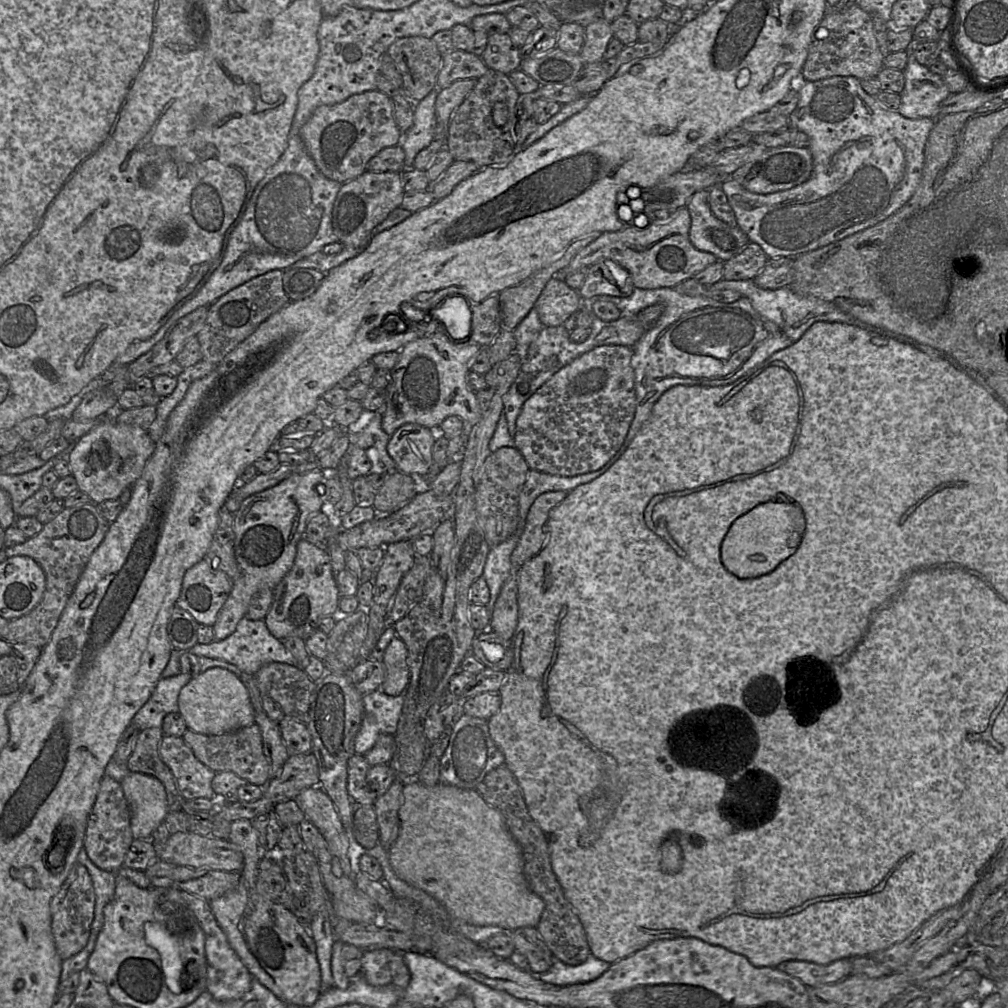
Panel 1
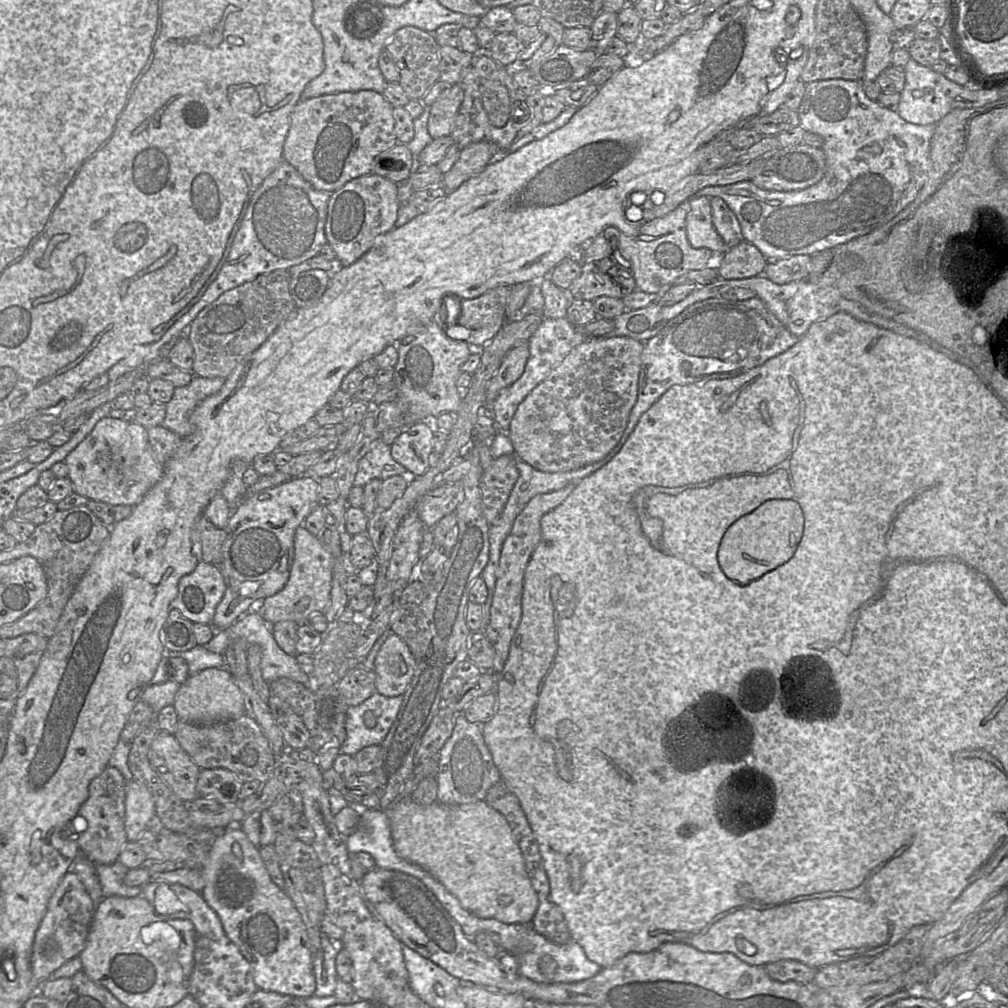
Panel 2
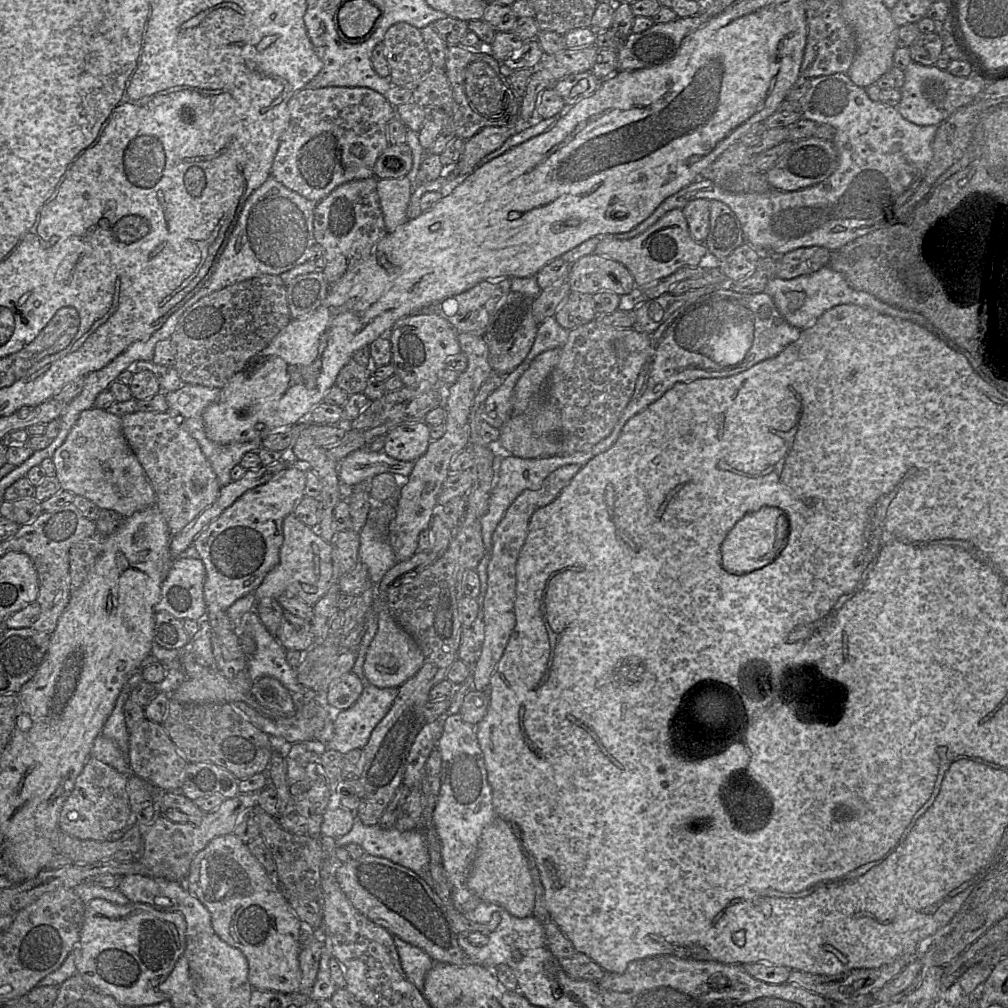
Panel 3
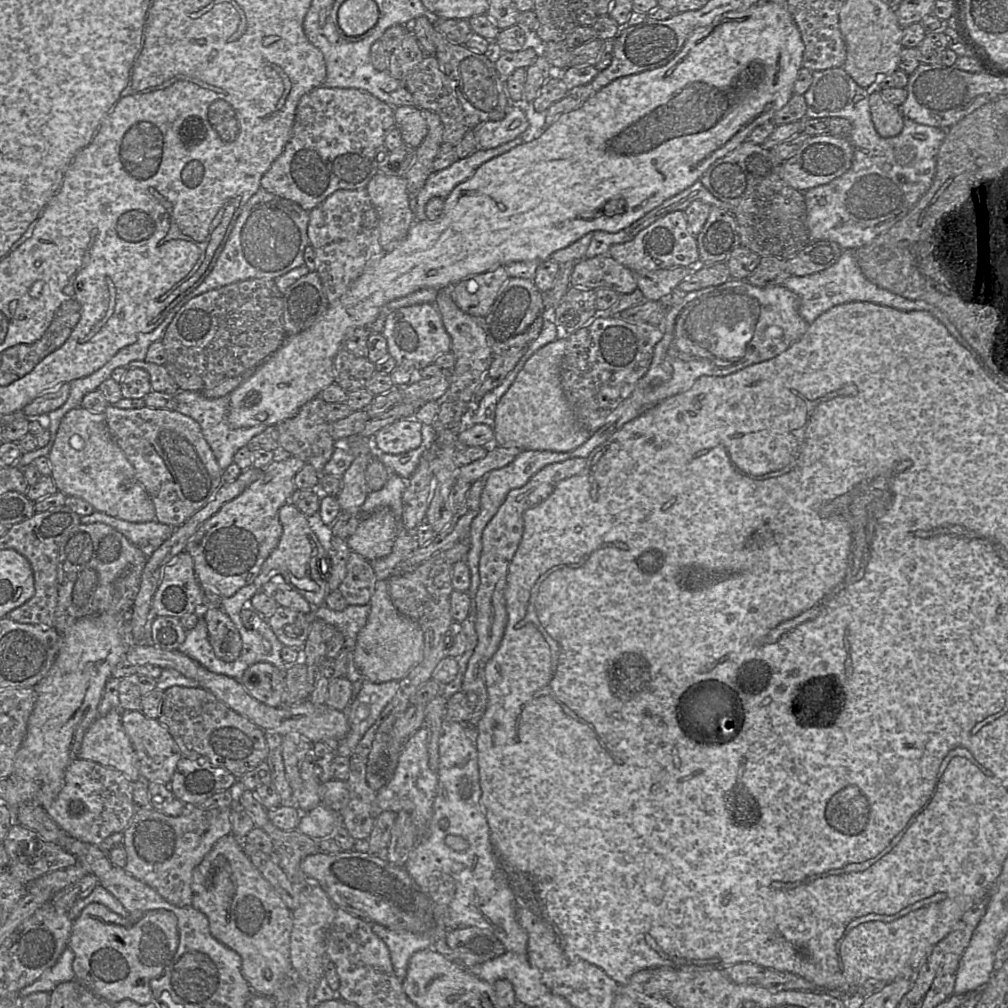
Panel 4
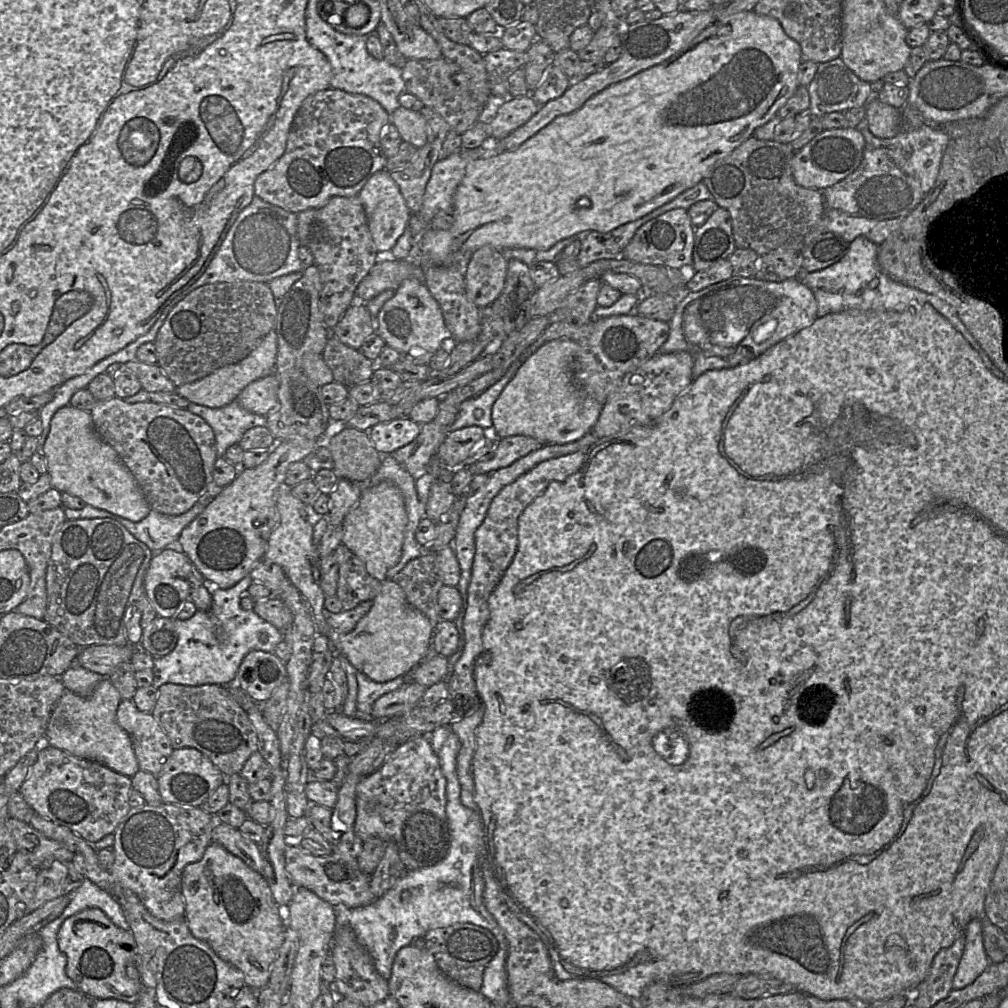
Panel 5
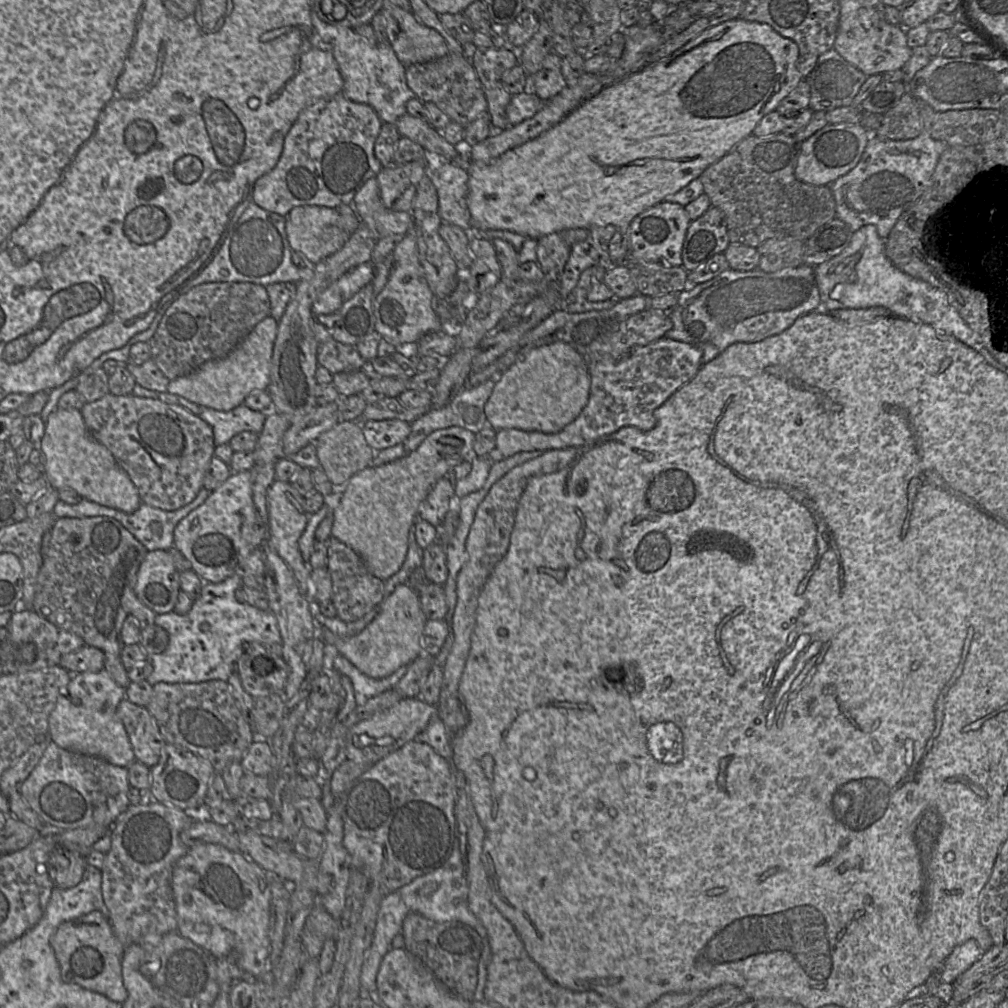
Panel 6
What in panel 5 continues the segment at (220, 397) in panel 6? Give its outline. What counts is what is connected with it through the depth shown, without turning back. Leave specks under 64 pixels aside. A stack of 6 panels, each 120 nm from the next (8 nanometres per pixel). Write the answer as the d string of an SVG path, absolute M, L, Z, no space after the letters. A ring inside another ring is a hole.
M271 330L245 359L238 363L219 368L208 376L195 382L176 388L176 393L195 403L210 408L221 408L235 401L243 389L251 382L275 373L278 352L278 337L276 330Z

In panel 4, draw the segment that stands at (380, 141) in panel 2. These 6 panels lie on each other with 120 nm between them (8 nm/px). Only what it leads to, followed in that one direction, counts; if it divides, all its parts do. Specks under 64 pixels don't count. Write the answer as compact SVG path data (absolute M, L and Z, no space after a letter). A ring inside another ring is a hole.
M314 88L300 98L290 137L283 152L261 178L260 186L307 211L314 209L337 190L365 188L378 173L381 154L390 152L385 146L385 136L394 126L394 107L369 92L355 88Z

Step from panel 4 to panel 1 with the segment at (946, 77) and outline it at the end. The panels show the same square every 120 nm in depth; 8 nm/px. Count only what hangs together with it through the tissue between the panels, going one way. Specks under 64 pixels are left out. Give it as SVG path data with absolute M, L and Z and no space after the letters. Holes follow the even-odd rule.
M913 45L904 51L907 65L903 70L904 88L899 94L900 105L896 112L907 119L939 117L939 105L951 93L942 76L929 71L913 56Z

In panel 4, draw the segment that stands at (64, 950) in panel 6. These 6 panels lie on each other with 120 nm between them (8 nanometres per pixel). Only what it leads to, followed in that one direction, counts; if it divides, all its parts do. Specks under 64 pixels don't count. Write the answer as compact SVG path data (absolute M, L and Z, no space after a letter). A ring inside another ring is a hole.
M100 903L84 907L73 921L68 947L74 953L72 969L75 979L112 1004L124 999L133 1000L141 1005L153 1001L150 981L159 977L179 945L177 917L170 911L159 909L122 917Z

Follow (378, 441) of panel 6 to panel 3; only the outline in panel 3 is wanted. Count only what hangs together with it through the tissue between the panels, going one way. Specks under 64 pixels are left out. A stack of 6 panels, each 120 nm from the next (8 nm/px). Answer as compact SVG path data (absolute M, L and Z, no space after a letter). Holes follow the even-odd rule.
M424 420L398 425L385 435L383 451L394 459L415 462L427 451L430 428Z

